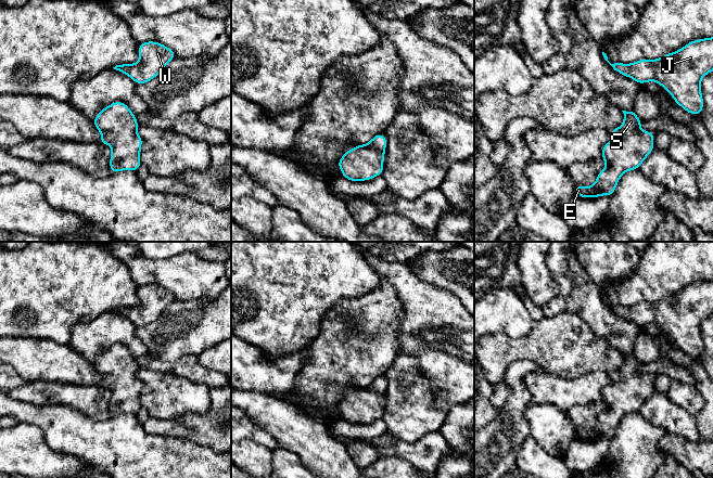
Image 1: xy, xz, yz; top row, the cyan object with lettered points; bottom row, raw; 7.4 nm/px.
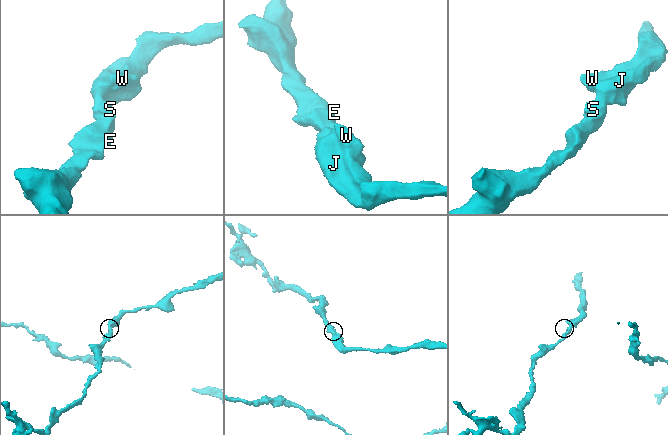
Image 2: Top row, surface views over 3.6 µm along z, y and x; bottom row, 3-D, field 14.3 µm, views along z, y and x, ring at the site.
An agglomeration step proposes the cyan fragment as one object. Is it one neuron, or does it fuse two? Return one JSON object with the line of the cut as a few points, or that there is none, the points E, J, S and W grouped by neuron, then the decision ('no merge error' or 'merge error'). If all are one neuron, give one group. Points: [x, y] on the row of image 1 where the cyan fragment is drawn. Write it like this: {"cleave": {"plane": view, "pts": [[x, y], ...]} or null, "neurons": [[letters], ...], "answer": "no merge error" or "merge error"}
{"cleave": null, "neurons": [["E", "J", "S", "W"]], "answer": "no merge error"}

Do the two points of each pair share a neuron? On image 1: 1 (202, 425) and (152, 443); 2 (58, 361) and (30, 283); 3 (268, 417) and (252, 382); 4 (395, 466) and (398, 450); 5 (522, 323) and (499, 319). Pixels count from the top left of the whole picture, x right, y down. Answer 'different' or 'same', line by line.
1: different
2: different
3: different
4: different
5: same

